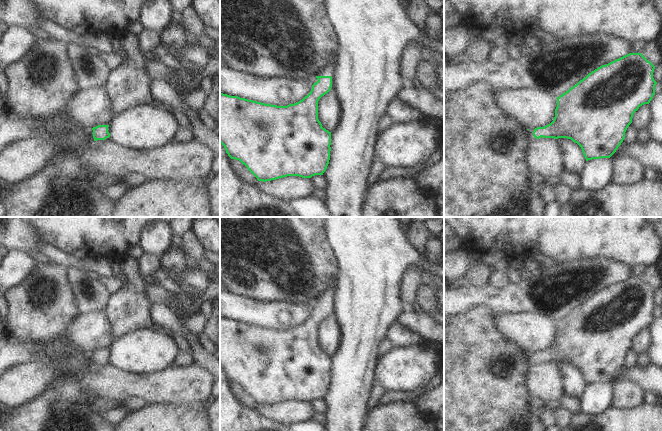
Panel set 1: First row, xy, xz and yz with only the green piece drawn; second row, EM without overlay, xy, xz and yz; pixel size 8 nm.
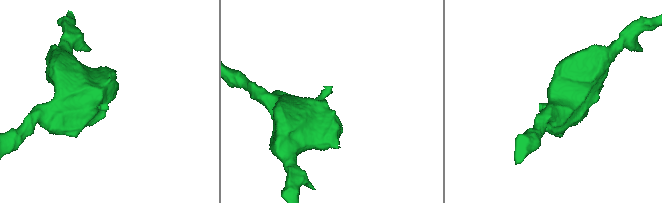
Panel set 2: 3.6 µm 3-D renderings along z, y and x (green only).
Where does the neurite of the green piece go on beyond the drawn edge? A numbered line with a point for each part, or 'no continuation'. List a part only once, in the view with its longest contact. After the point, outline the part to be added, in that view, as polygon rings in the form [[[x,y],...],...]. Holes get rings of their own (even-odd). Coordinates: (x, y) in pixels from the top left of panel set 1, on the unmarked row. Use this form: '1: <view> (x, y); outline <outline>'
1: xz (329, 293); outline [[[331,281],[325,291],[317,298],[317,300],[331,300],[332,301],[332,311],[334,311],[334,296],[336,291],[335,281]]]

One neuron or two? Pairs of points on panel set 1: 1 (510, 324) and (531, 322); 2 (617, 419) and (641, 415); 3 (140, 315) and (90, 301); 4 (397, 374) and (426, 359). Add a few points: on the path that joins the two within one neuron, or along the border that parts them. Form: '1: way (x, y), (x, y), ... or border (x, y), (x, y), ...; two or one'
1: way (515, 324), (526, 324); one
2: way (623, 419), (635, 419); one
3: border (110, 294), (103, 310); two
4: way (404, 368), (419, 365); one

